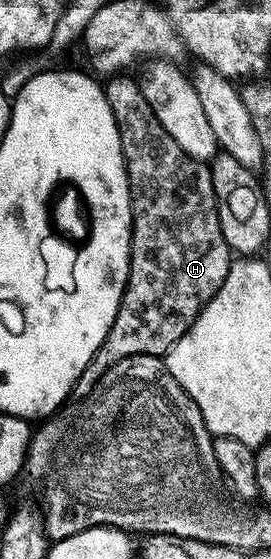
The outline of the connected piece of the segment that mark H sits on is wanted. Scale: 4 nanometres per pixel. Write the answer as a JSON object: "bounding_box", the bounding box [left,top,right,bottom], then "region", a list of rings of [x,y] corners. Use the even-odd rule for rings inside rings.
{"bounding_box":[73,75,233,399],"region":[[[127,75],[108,76],[111,78],[105,81],[103,94],[119,132],[123,165],[127,169],[131,192],[131,266],[111,330],[75,384],[73,393],[79,399],[90,397],[97,383],[104,380],[107,372],[121,363],[121,359],[135,355],[166,355],[175,346],[177,339],[189,331],[200,310],[218,291],[221,283],[225,283],[225,275],[233,260],[231,248],[225,243],[225,235],[221,231],[219,204],[213,191],[210,168],[189,156],[181,143],[177,143],[177,139],[173,139],[173,135],[161,127],[161,119],[153,115],[153,107],[149,107],[138,80],[123,76]]]}

